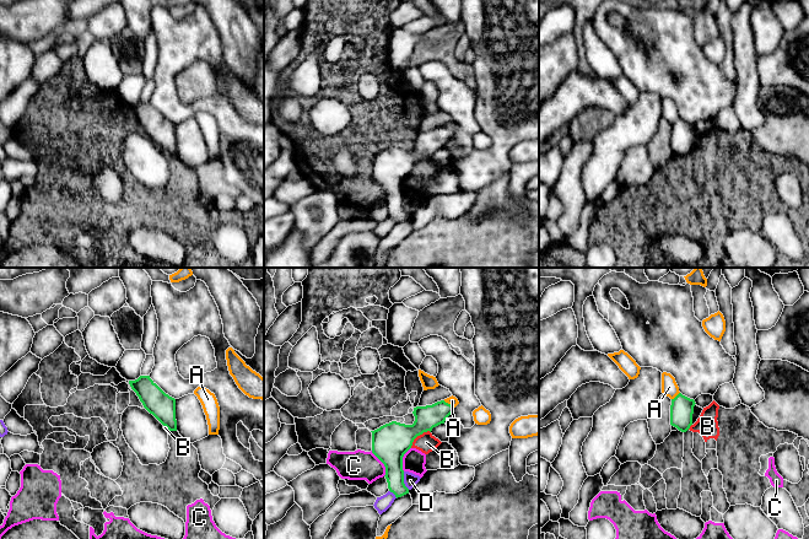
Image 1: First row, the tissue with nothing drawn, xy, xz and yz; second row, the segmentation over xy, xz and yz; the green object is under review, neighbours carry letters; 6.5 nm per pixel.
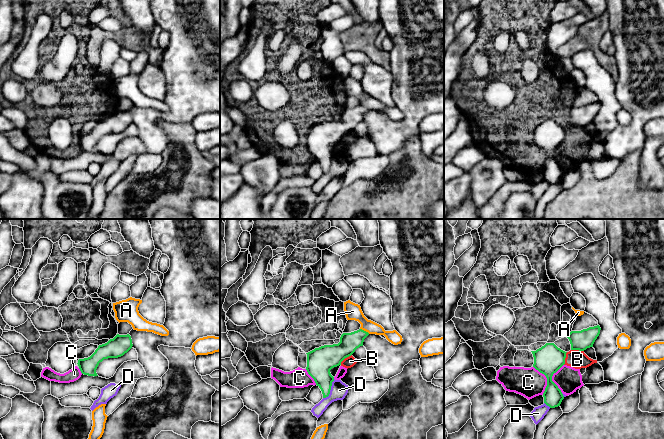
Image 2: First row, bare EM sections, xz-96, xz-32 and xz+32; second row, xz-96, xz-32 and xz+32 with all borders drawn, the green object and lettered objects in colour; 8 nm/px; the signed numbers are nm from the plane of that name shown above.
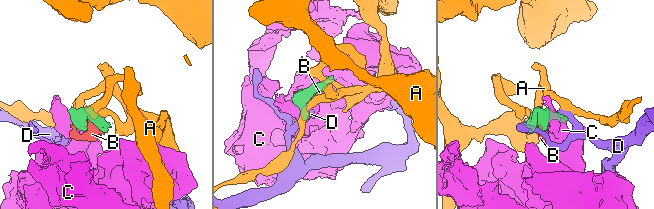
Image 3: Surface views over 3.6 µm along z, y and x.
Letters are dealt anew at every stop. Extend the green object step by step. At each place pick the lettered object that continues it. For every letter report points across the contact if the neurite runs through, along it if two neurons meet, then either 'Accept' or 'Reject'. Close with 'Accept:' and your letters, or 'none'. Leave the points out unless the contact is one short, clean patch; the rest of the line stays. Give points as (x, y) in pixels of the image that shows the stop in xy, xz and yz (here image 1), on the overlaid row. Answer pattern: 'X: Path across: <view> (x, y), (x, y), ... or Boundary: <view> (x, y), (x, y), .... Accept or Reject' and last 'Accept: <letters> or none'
A: Boundary: xz (443, 400), (454, 407). Reject
B: Reject
C: Reject
D: Boundary: xz (403, 472), (403, 483), (409, 489). Reject
Accept: none

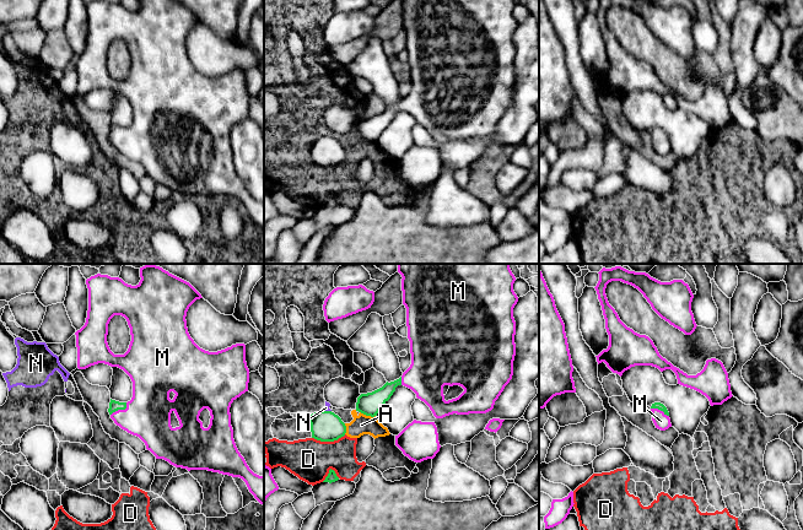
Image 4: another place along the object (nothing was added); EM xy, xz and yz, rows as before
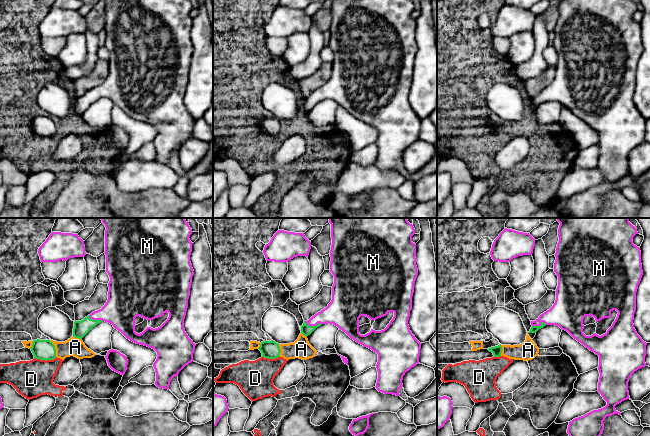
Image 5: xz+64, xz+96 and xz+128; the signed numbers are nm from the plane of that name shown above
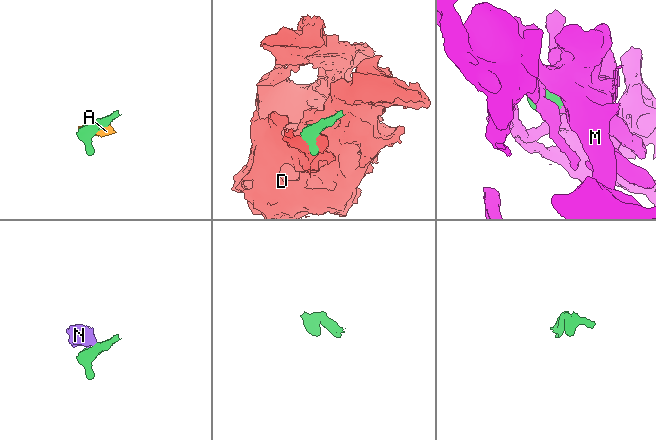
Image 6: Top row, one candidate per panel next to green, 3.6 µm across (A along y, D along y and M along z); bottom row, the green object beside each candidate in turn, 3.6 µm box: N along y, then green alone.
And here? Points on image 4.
A: Reject
D: Reject
M: Accept
N: Boundary: xz (322, 410), (330, 411). Reject
Accept: M

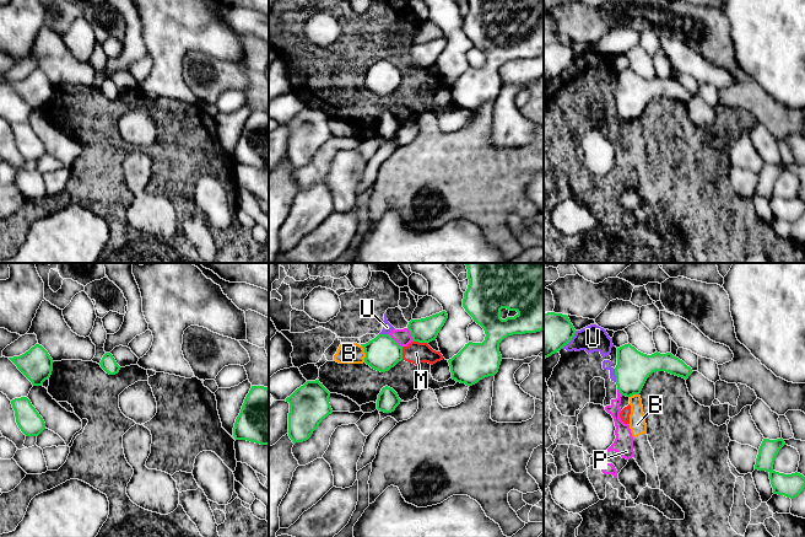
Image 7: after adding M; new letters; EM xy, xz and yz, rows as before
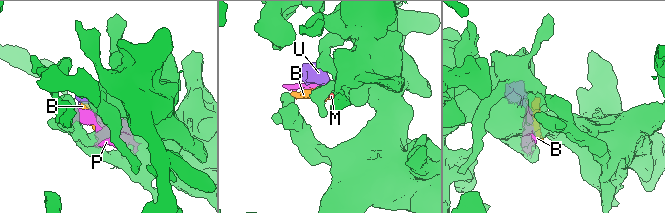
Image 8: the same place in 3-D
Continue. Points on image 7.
B: Boundary: xz (361, 344), (365, 352), (365, 361). Reject
M: Reject
P: Reject
U: Boundary: yz (577, 331), (561, 348). Reject
Accept: none

